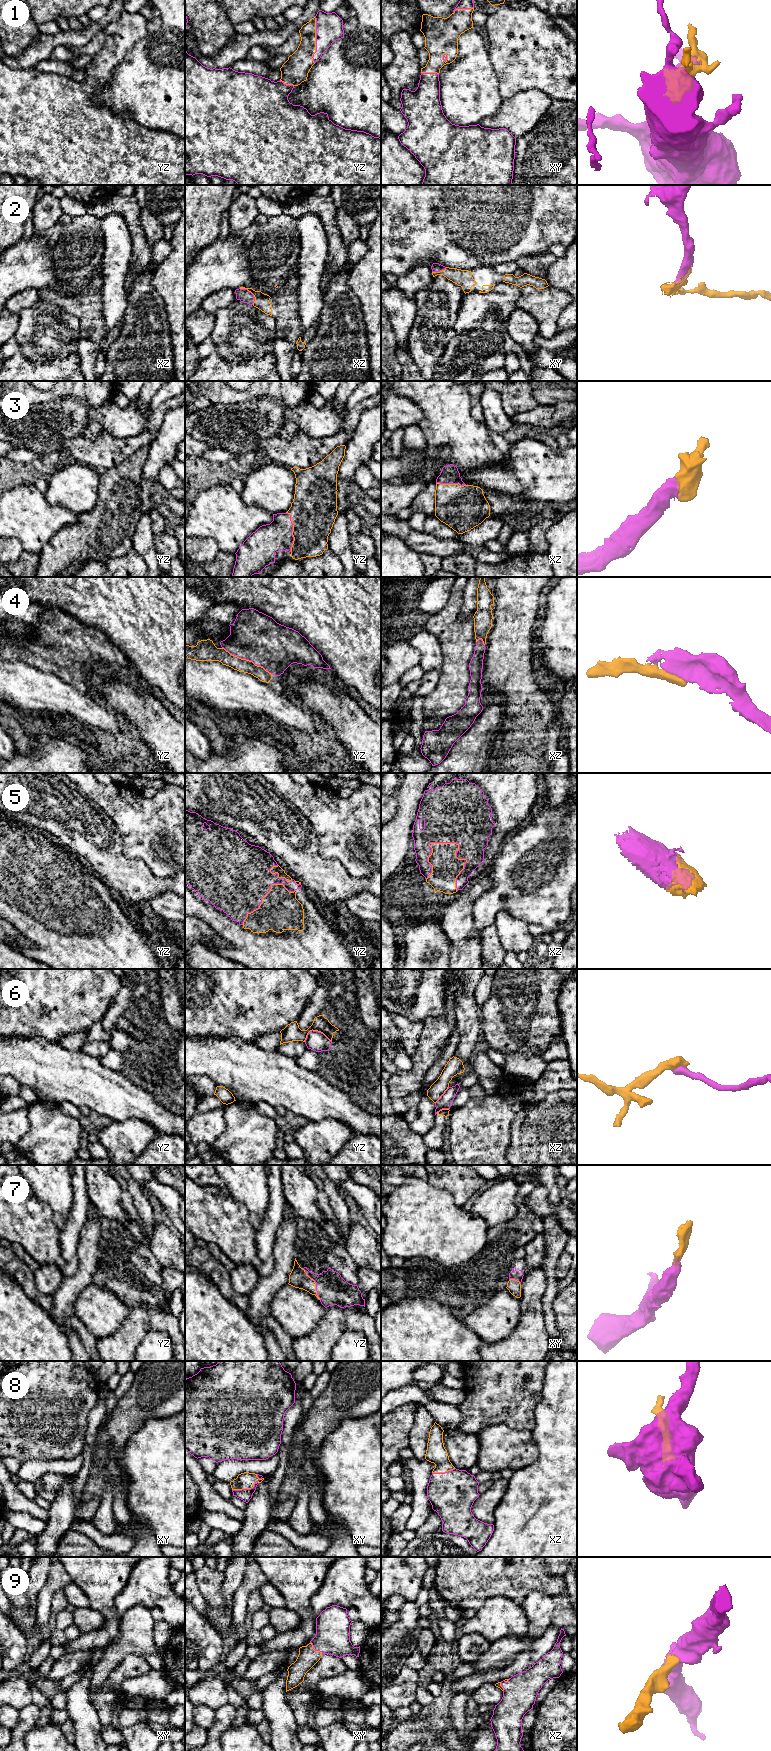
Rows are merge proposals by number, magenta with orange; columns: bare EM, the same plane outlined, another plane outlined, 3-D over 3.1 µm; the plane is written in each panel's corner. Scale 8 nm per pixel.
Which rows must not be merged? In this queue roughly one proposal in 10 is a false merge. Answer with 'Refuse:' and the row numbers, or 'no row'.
Refuse: 6

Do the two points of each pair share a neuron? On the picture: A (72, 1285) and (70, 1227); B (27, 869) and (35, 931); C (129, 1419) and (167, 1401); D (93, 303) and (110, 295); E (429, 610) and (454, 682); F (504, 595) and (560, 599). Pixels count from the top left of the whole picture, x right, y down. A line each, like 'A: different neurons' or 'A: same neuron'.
A: different neurons
B: same neuron
C: same neuron
D: different neurons
E: different neurons
F: different neurons

